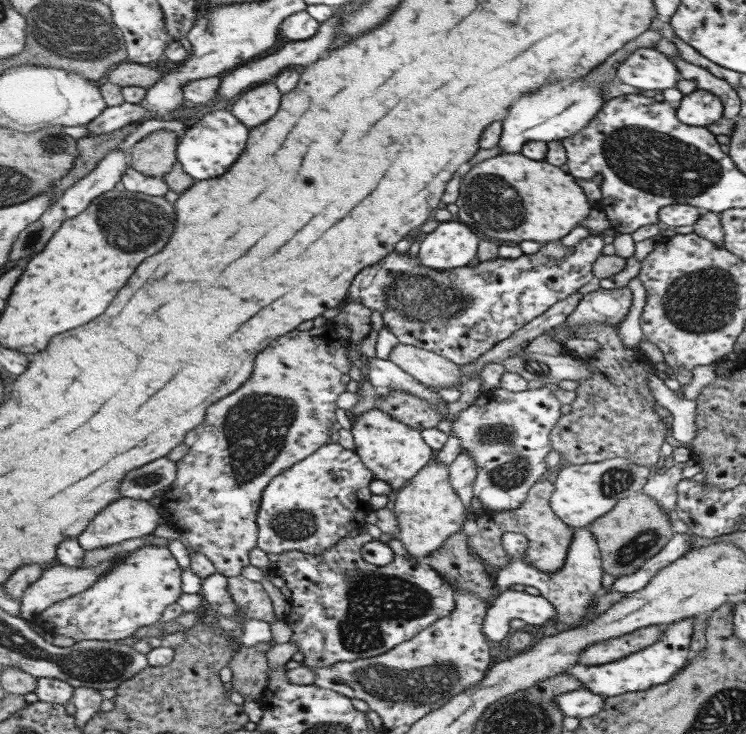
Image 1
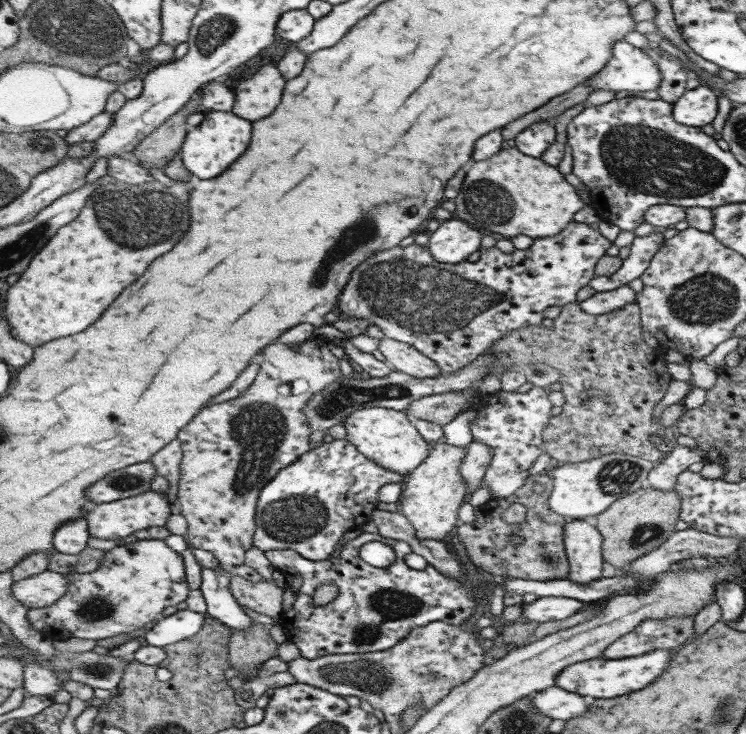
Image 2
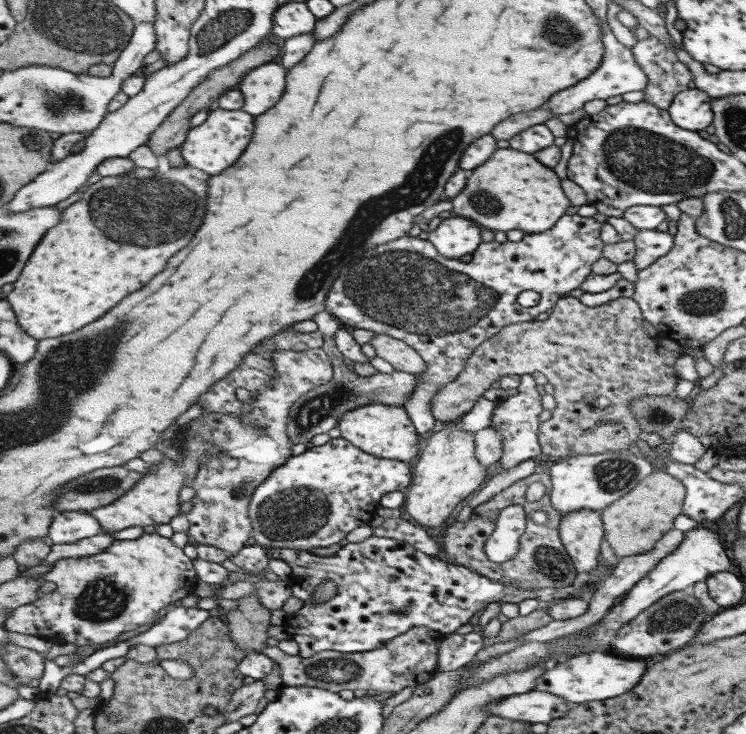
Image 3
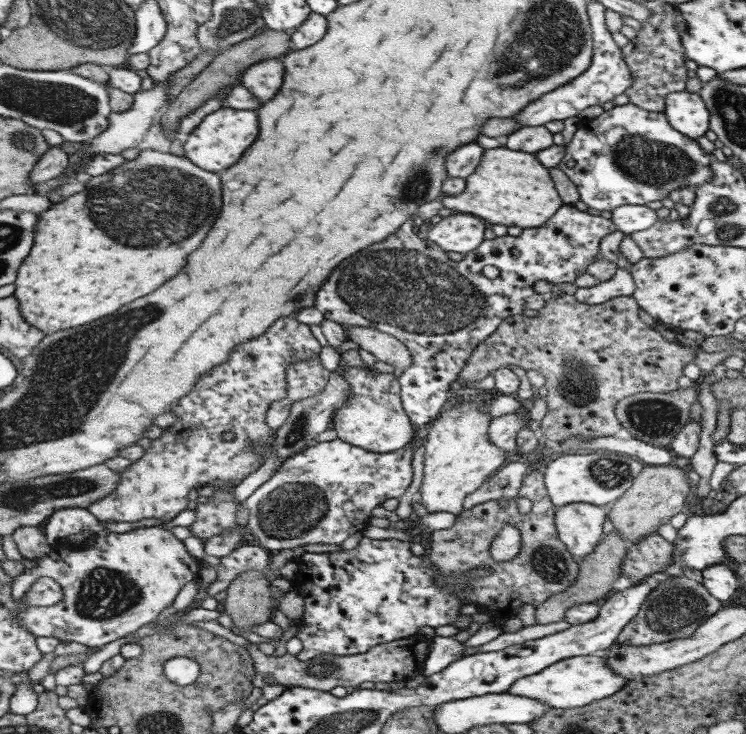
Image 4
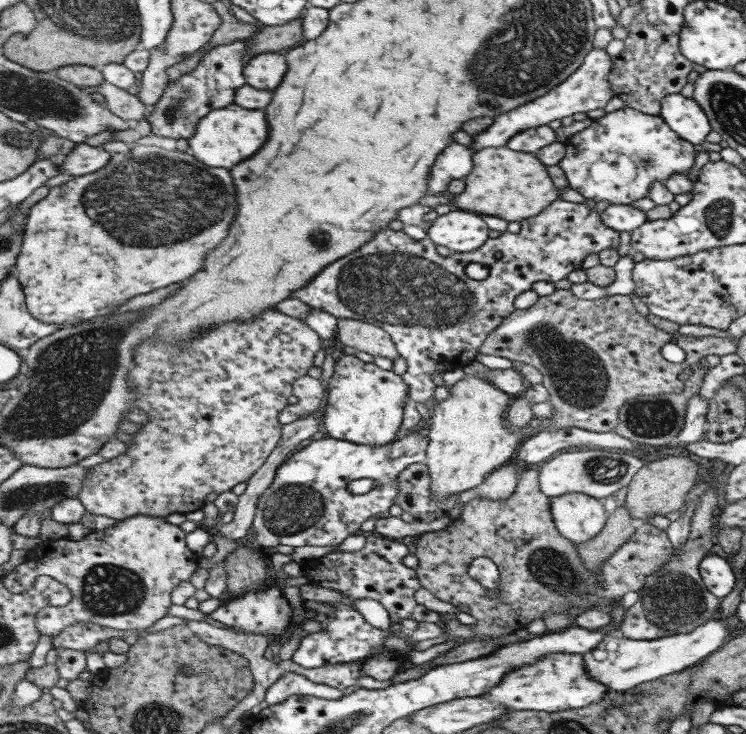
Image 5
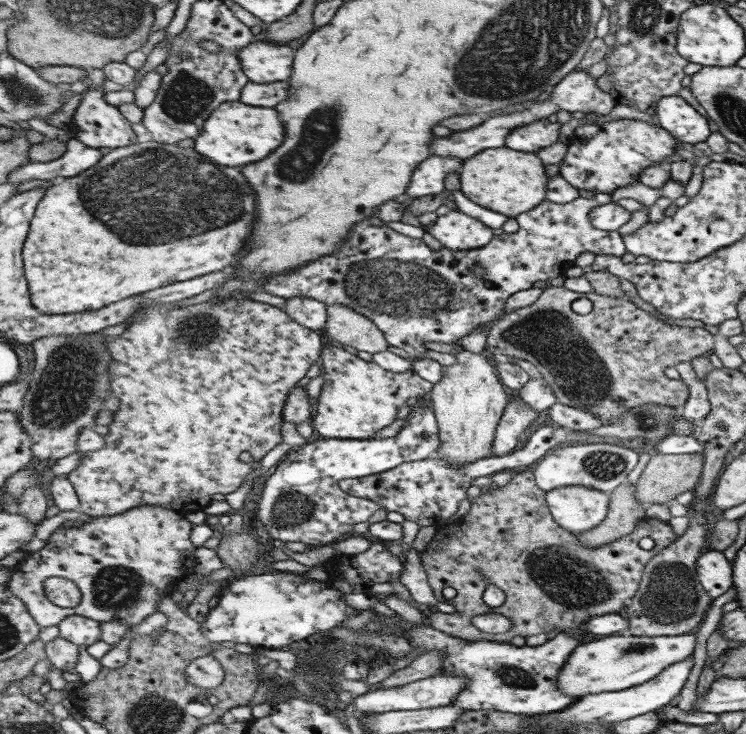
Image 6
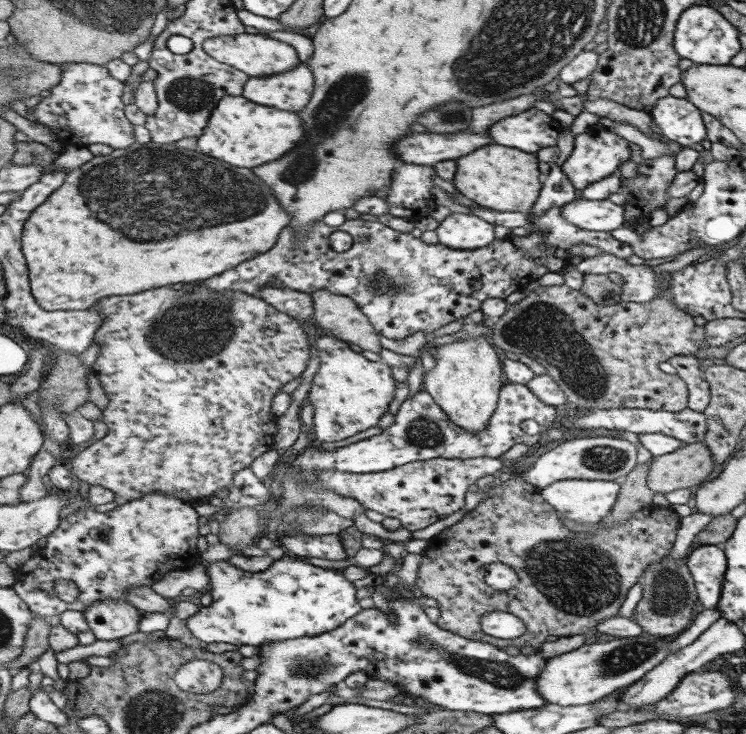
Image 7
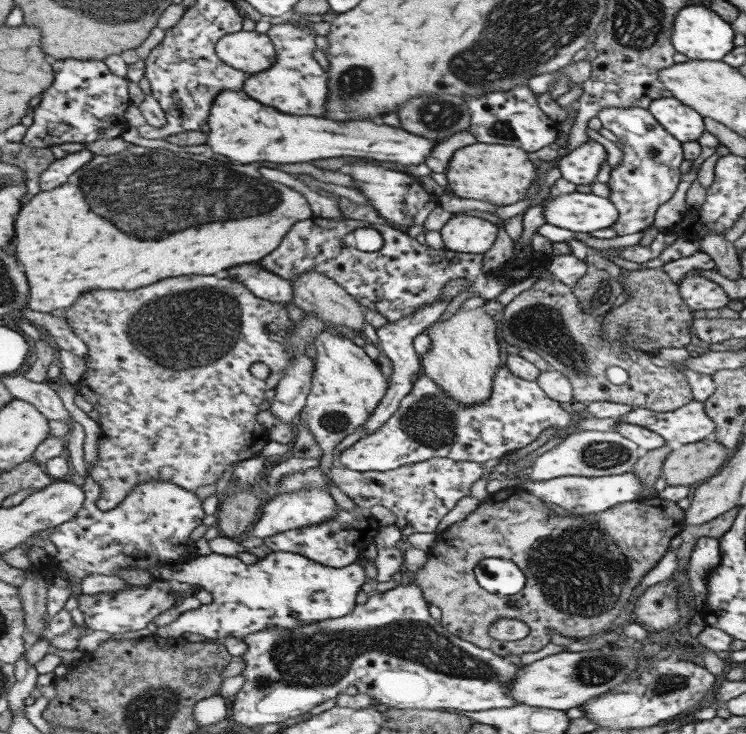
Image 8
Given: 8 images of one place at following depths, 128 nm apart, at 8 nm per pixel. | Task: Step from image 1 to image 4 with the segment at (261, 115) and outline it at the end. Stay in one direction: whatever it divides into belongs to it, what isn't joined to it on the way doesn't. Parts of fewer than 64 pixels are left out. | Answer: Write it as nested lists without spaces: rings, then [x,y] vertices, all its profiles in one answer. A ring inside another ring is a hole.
[[[273,58],[248,68],[241,76],[240,83],[265,104],[277,96],[285,78],[286,65],[281,58]]]

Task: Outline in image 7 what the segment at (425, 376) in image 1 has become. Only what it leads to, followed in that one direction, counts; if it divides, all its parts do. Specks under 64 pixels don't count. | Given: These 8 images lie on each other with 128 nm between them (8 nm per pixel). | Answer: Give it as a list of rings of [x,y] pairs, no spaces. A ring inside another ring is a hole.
[[[319,290],[312,294],[316,323],[344,342],[380,357],[381,336],[353,298]]]

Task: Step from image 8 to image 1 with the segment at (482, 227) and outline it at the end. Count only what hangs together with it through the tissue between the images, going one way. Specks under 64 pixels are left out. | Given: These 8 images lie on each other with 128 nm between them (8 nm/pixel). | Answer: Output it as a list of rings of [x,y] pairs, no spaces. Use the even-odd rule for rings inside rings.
[[[456,218],[440,223],[420,242],[419,261],[435,271],[462,269],[478,257],[480,239]]]

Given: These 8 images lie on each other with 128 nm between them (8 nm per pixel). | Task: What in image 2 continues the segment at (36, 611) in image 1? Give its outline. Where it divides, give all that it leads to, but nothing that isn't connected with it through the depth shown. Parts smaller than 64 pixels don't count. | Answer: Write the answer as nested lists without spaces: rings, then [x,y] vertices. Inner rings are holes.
[[[48,569],[13,584],[15,598],[30,609],[53,606],[67,590],[69,577],[65,577],[65,573],[52,572]]]

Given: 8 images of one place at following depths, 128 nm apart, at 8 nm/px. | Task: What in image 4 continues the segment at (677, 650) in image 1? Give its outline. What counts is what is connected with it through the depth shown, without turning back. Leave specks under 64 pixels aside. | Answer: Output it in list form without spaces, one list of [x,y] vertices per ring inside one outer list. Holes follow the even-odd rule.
[[[593,654],[569,657],[549,665],[541,672],[521,677],[507,692],[539,699],[547,703],[550,708],[574,709],[613,697],[626,685],[627,681],[625,677],[615,674],[615,671],[611,669],[610,662],[605,657]]]

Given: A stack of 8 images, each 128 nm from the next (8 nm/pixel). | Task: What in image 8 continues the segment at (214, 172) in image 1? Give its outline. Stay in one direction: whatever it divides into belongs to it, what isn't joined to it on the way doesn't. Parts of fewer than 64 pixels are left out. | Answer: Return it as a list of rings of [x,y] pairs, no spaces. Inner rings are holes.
[[[225,90],[215,98],[213,108],[211,108],[209,126],[211,132],[208,134],[207,142],[209,152],[221,154],[235,163],[253,164],[264,161],[279,164],[297,164],[297,162],[312,162],[319,158],[337,158],[337,156],[357,156],[373,158],[377,161],[399,162],[407,166],[415,164],[425,164],[433,148],[440,140],[429,139],[417,134],[411,134],[407,130],[399,130],[393,126],[379,126],[373,122],[333,122],[325,120],[315,115],[294,115],[277,110],[275,107],[267,106],[258,99],[251,98],[244,90]]]

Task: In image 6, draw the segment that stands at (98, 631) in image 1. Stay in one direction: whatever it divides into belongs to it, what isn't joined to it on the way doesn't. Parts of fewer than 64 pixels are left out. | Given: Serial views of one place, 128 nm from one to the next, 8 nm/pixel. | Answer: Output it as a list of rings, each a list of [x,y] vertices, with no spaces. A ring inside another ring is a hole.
[[[139,506],[117,516],[92,517],[85,523],[74,525],[64,524],[57,528],[49,542],[42,550],[28,554],[23,562],[12,568],[12,576],[8,587],[19,598],[26,602],[35,620],[44,629],[47,626],[59,627],[60,622],[69,616],[86,616],[99,622],[123,622],[129,626],[137,626],[145,622],[149,616],[159,612],[159,602],[183,576],[196,572],[197,550],[191,542],[191,530],[194,523],[187,519],[181,511],[163,508],[163,506]],[[51,576],[65,577],[72,580],[82,590],[82,601],[76,607],[62,608],[50,604],[43,588],[45,580]]]

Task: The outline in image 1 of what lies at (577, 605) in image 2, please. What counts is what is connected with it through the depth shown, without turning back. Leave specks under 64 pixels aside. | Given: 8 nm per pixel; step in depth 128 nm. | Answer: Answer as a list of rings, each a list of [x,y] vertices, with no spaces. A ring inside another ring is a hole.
[[[507,589],[489,605],[483,632],[489,640],[503,642],[513,632],[511,620],[543,625],[547,620],[555,621],[556,618],[557,608],[545,596]]]

